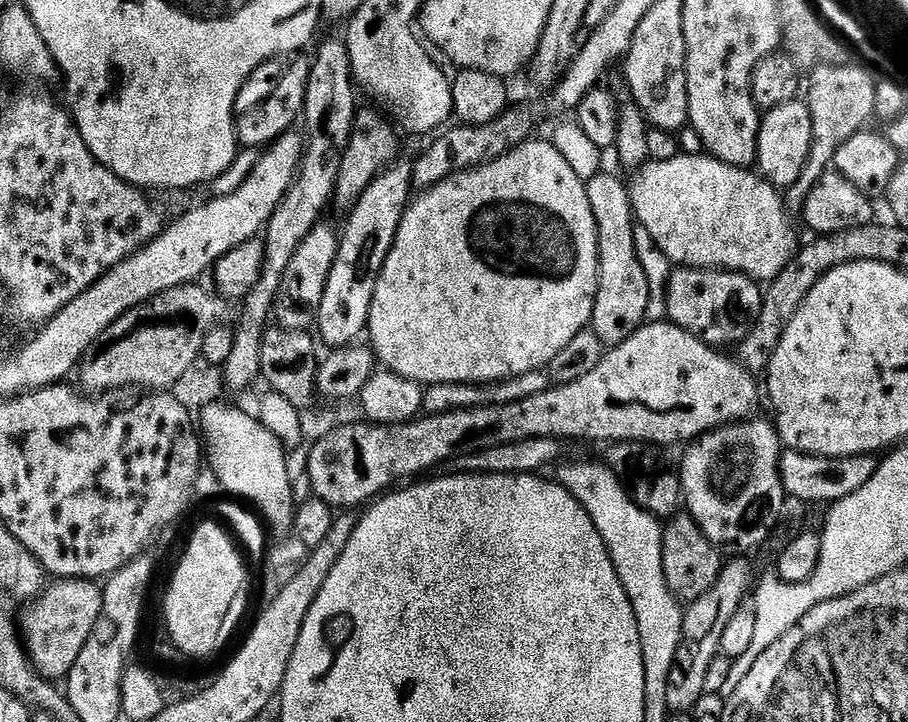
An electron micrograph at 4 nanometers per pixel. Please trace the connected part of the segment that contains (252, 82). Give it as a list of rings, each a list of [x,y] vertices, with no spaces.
[[[269,62],[263,64],[253,72],[251,78],[244,83],[244,88],[236,99],[236,134],[241,145],[249,144],[256,148],[259,144],[271,145],[289,131],[288,127],[304,112],[305,103],[305,77],[299,76],[292,68],[279,68],[279,63]]]

